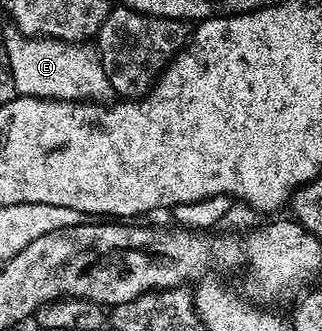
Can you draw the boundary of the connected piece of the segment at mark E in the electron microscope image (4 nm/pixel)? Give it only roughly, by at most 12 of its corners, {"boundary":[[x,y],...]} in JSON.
{"boundary":[[22,47],[18,92],[108,102],[100,53]]}

